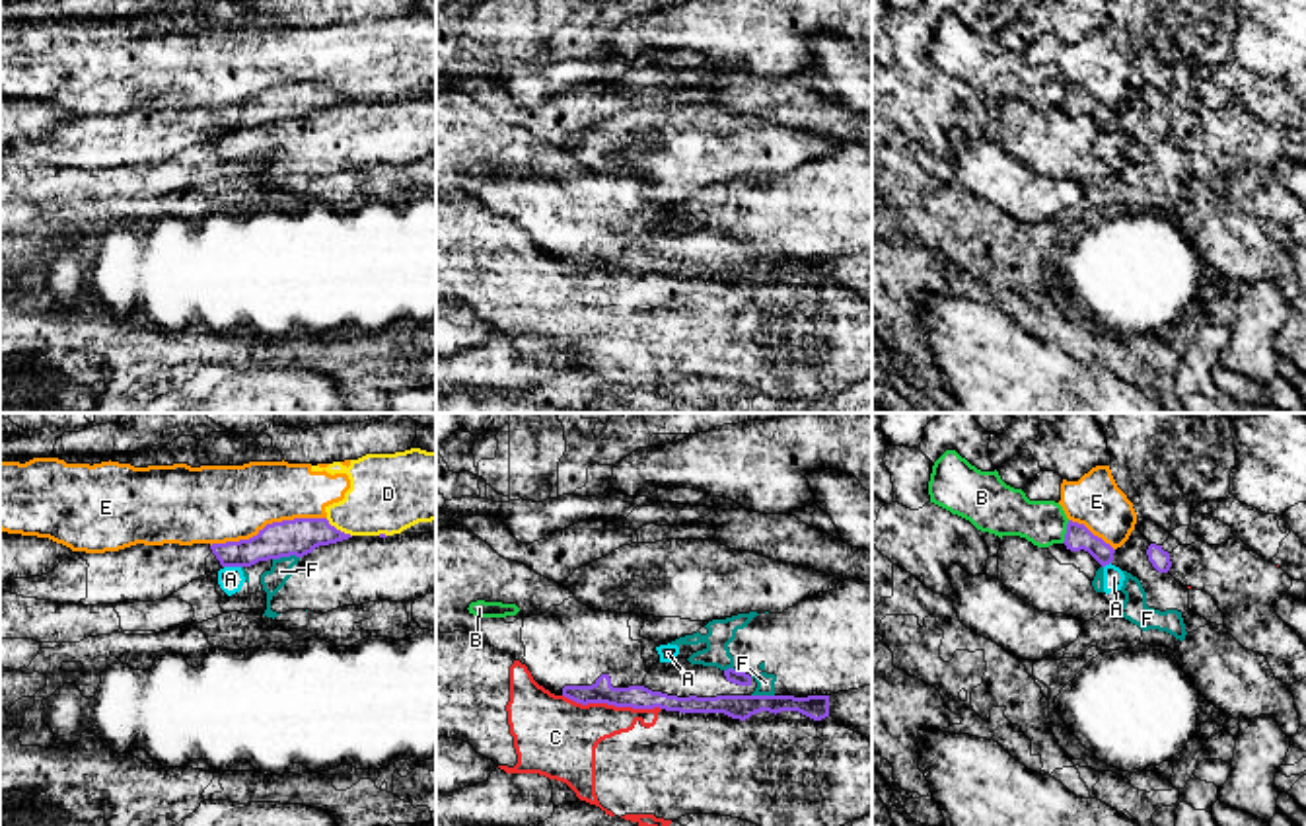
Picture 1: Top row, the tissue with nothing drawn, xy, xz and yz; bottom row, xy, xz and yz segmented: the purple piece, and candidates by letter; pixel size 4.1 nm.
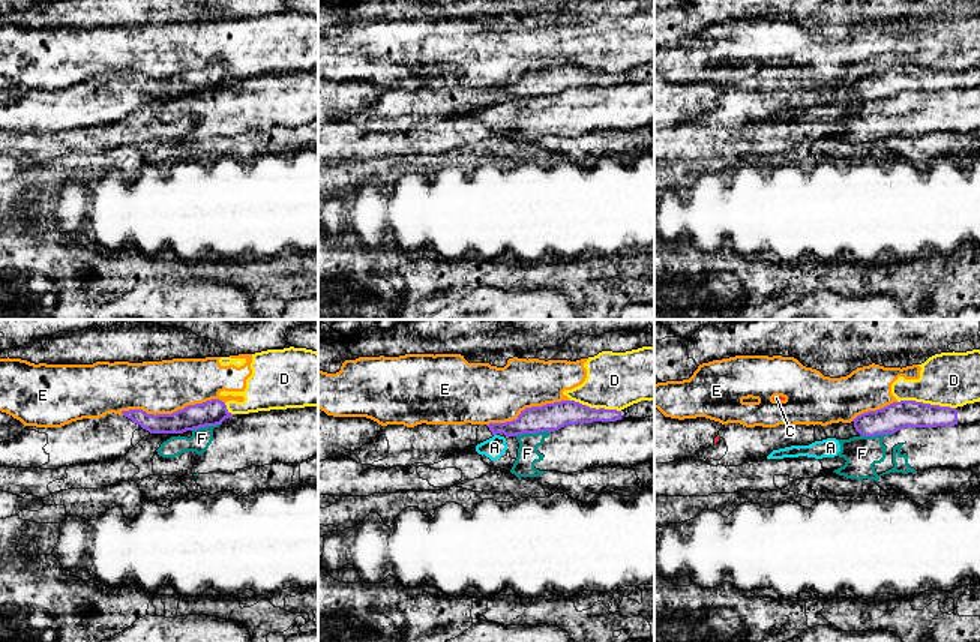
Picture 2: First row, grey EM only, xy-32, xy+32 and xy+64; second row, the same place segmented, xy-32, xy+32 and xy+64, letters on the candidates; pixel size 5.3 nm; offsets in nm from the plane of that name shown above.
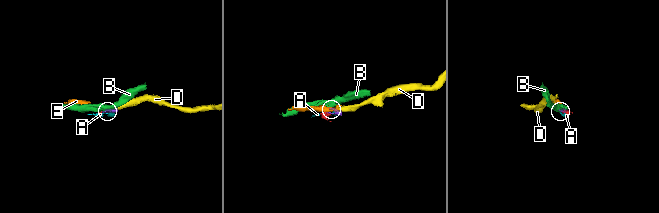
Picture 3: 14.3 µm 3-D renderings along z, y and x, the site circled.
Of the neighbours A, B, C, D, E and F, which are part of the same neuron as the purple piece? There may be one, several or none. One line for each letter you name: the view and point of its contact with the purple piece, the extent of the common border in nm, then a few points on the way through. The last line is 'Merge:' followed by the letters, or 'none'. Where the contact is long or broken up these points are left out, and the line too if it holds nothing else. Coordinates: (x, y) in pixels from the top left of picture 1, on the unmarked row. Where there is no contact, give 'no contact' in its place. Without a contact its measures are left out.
Merge: none

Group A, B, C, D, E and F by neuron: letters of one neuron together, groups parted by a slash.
A F / B / C / D E

